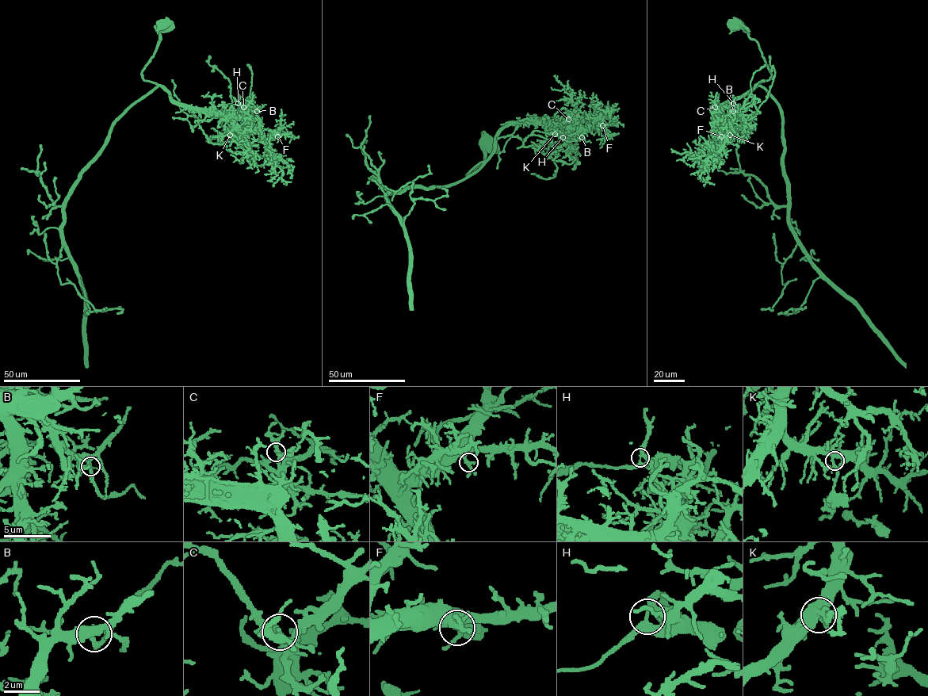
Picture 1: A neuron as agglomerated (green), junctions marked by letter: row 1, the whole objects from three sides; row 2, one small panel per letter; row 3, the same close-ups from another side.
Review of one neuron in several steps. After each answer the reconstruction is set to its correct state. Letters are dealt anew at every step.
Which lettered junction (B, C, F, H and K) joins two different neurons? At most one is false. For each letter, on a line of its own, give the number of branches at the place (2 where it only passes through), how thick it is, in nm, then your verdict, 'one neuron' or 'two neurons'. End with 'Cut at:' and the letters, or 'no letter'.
B: 3 branches meet; 300 nm thick; one neuron
C: 3 branches meet; 240 nm thick; one neuron
F: 3 branches meet; 240 nm thick; one neuron
H: 3 branches meet; 240 nm thick; two neurons
K: 3 branches meet; 280 nm thick; one neuron
Cut at: H

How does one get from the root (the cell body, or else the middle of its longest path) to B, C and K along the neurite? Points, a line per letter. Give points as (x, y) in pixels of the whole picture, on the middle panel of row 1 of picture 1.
B: (548, 124), (573, 128), (582, 137)
C: (548, 124), (553, 123), (567, 126), (568, 119)
K: (548, 124), (557, 126), (555, 134)

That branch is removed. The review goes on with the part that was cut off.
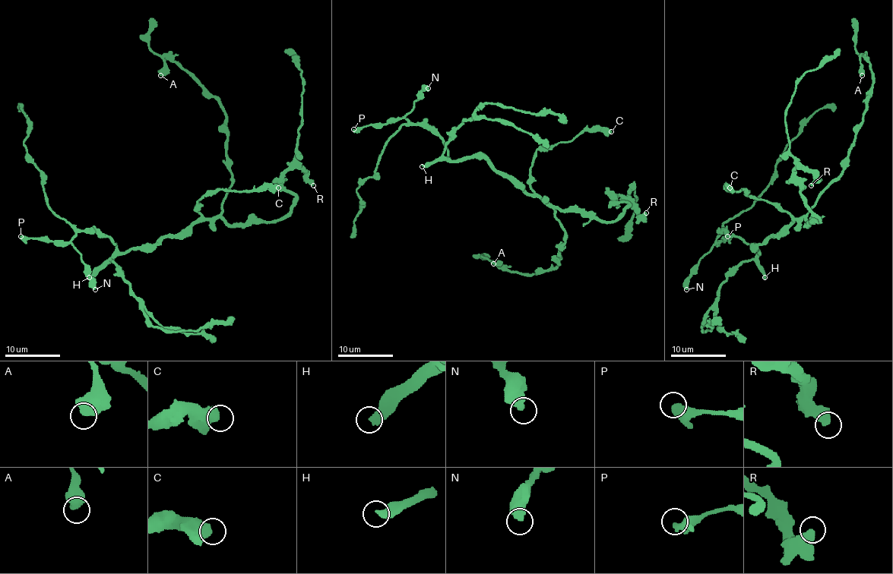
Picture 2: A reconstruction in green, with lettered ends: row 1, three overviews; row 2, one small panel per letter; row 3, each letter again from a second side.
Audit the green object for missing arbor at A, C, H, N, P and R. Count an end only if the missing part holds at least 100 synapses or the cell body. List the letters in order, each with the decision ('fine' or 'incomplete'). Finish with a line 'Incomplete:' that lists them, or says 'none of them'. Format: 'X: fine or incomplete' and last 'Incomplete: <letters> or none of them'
A: fine
C: fine
H: incomplete
N: fine
P: fine
R: fine
Incomplete: H

